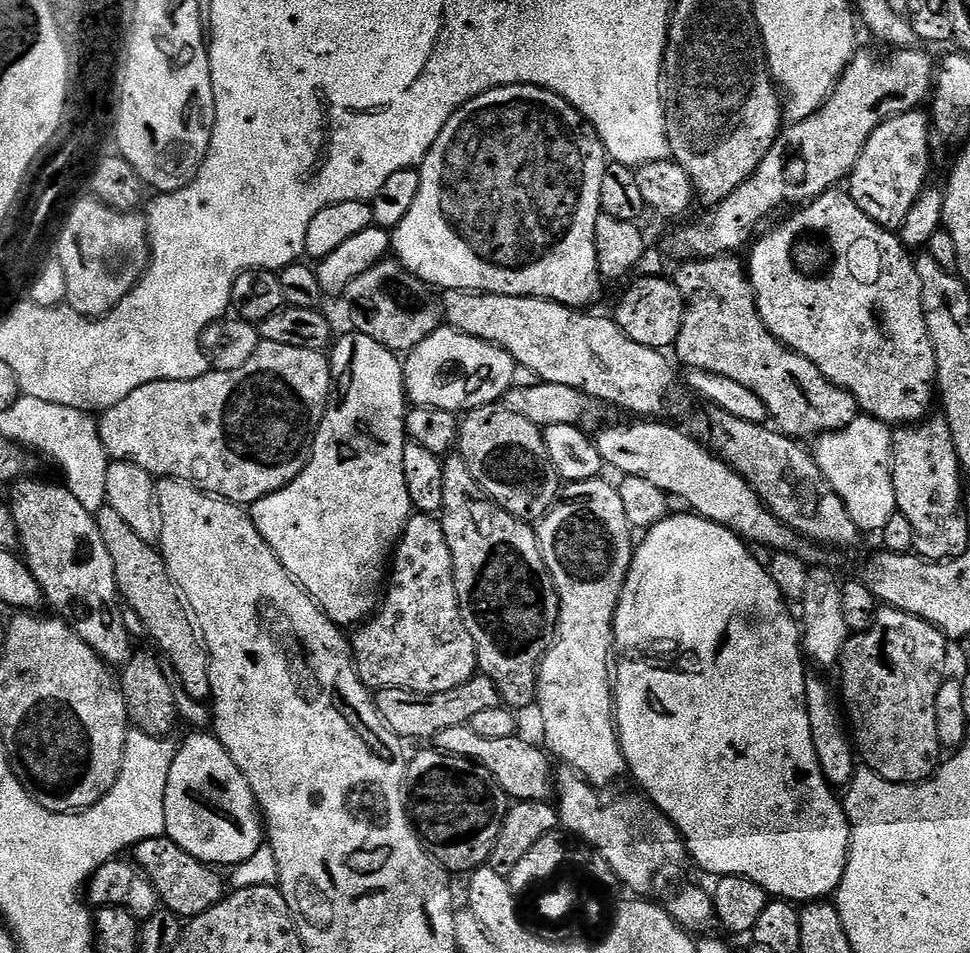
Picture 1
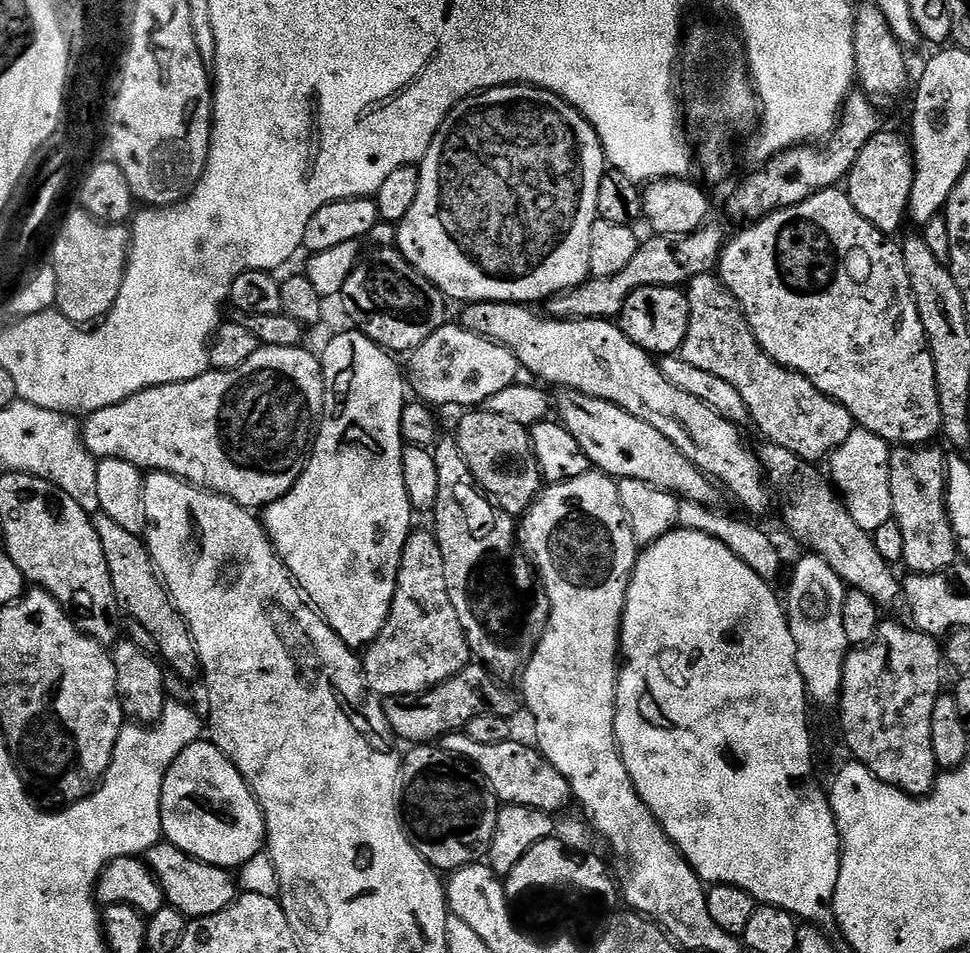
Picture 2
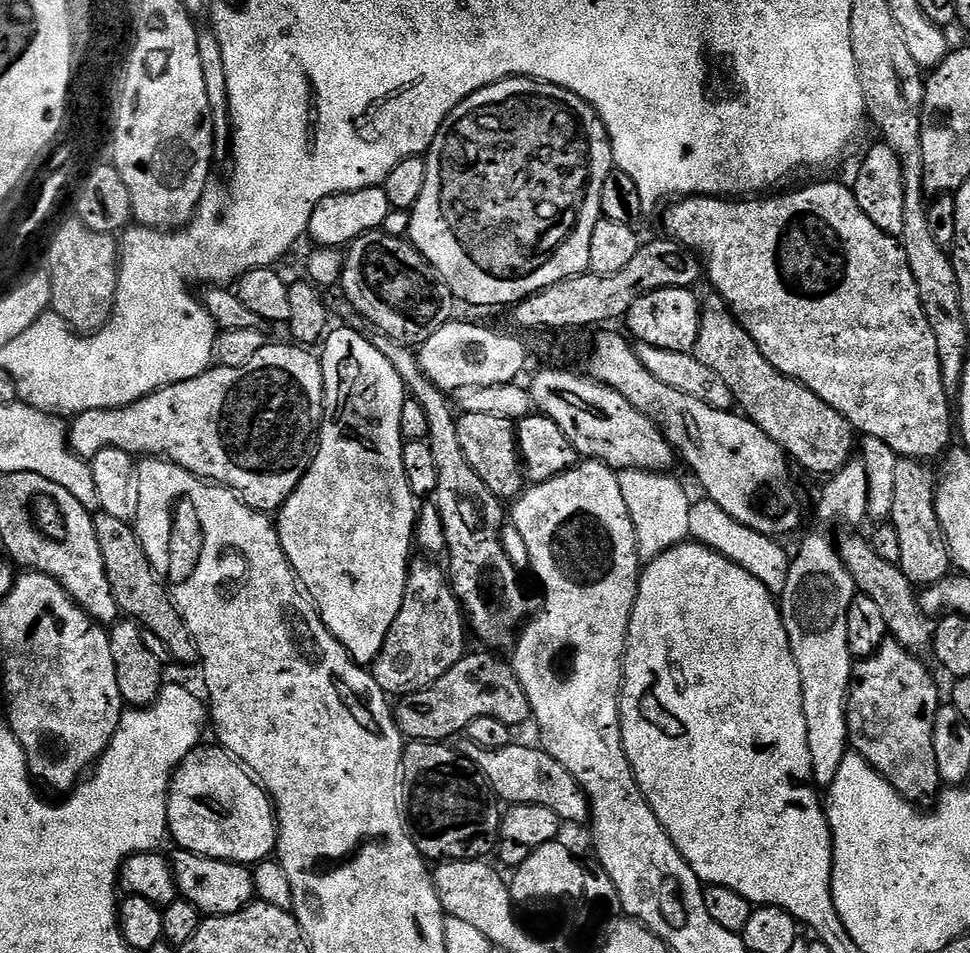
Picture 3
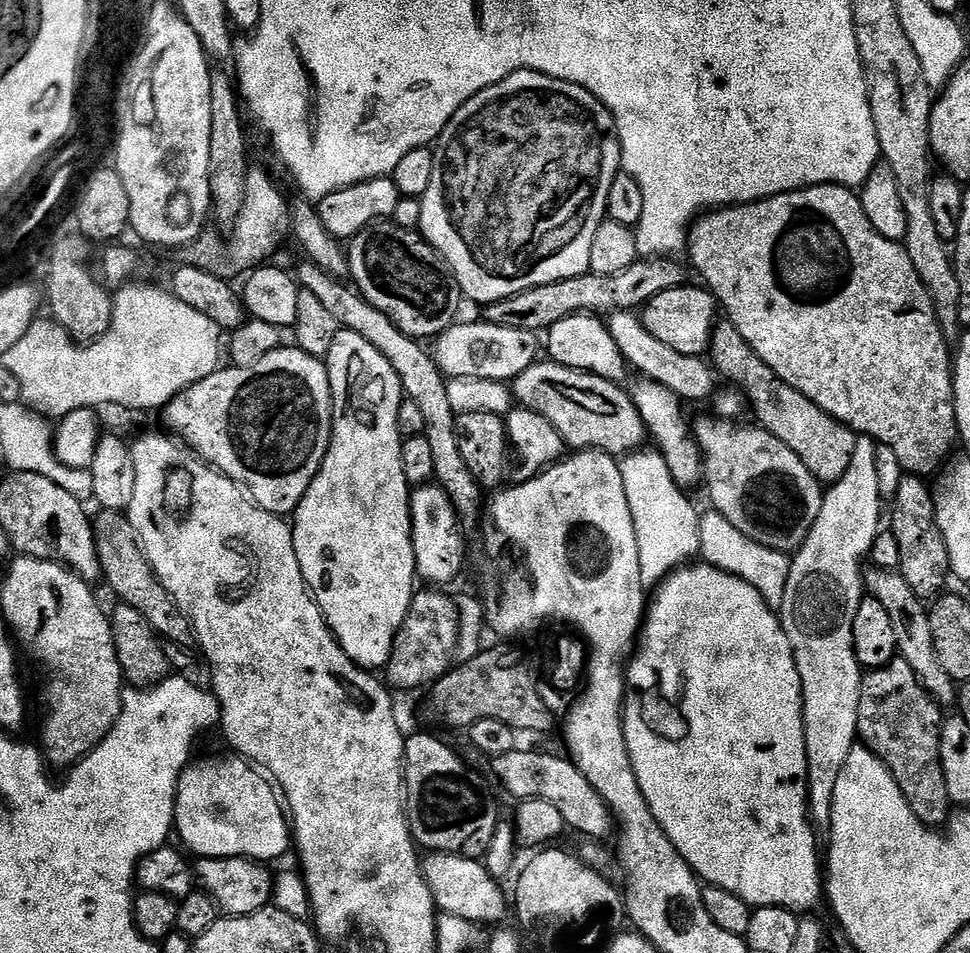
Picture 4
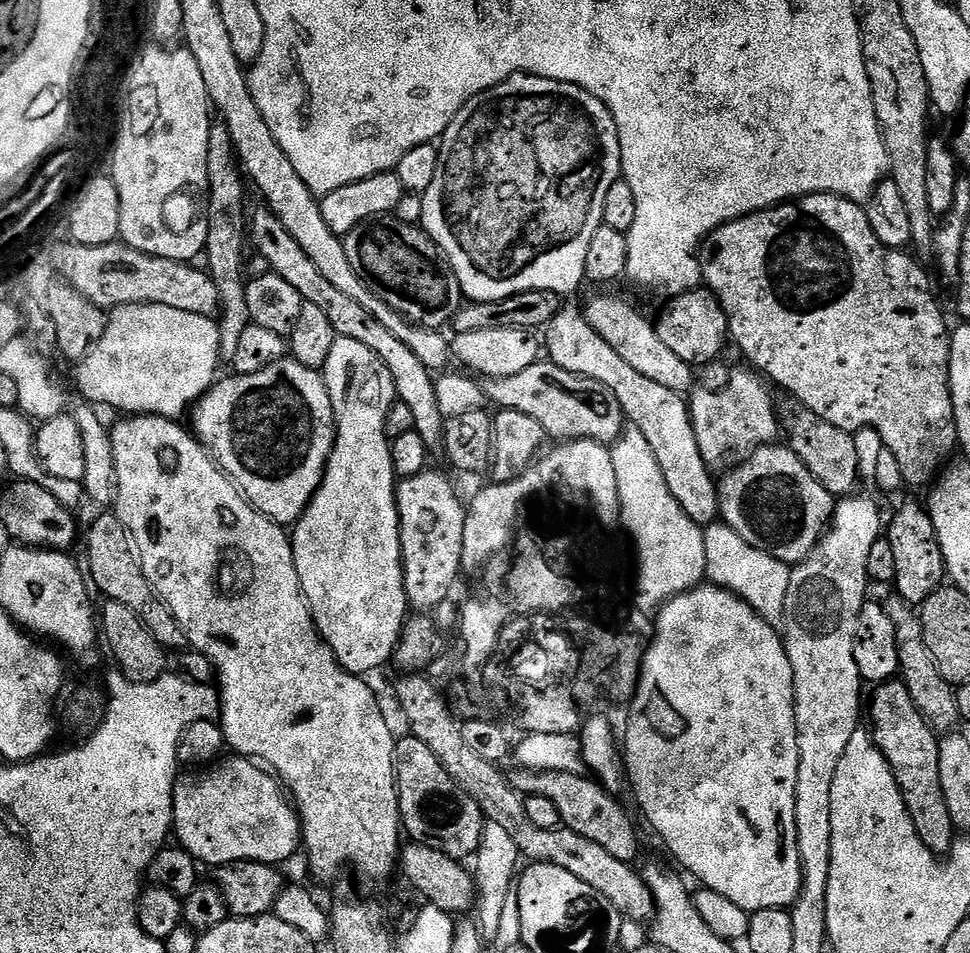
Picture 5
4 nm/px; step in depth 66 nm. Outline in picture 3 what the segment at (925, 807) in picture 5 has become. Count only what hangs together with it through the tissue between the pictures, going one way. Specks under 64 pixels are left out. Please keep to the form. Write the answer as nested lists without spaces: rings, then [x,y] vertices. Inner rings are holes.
[[[889,638],[873,656],[855,665],[848,693],[848,742],[851,751],[890,782],[895,792],[909,802],[921,802],[942,788],[938,758],[934,758],[934,718],[942,699],[935,678],[912,656]]]

